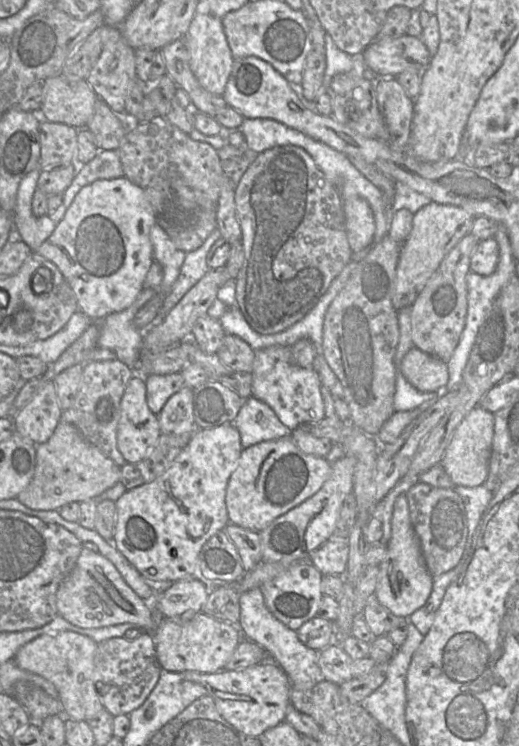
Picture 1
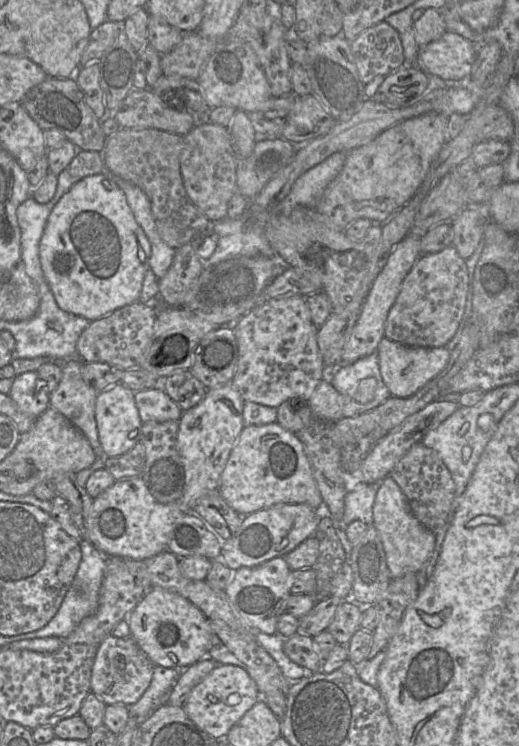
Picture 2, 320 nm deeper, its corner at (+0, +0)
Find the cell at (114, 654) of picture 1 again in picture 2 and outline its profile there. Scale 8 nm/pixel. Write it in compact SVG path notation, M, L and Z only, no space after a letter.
M106 637L97 651L91 675L91 692L106 705L133 705L151 684L155 665L132 637Z

